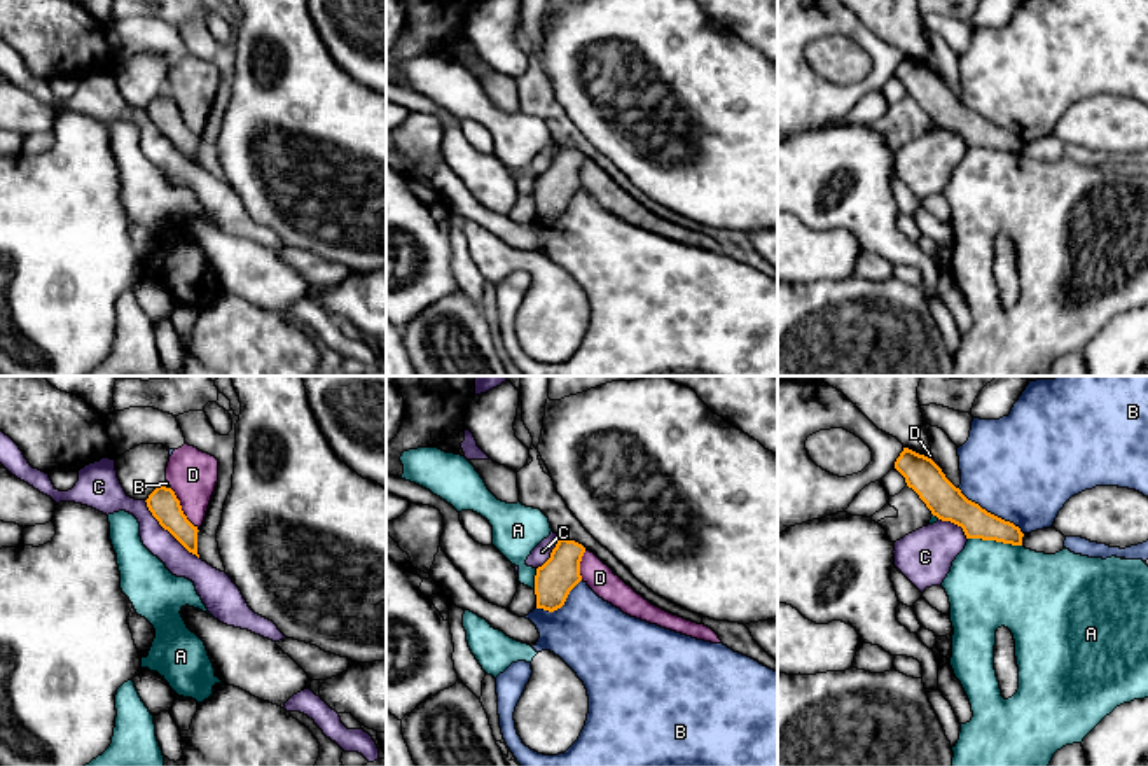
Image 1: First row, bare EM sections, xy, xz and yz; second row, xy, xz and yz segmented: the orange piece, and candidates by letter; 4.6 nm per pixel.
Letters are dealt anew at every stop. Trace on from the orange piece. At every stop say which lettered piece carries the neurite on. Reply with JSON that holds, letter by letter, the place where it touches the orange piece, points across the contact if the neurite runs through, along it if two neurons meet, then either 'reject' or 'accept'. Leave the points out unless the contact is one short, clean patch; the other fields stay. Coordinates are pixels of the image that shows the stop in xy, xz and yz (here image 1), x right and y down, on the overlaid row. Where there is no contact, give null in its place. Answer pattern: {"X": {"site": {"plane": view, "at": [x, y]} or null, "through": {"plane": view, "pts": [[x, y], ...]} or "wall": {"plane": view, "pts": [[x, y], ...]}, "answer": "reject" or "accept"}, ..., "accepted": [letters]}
{"A": {"site": {"plane": "yz", "at": [995, 539]}, "answer": "reject"}, "B": {"site": {"plane": "yz", "at": [989, 513]}, "answer": "reject"}, "C": {"site": {"plane": "xy", "at": [168, 530]}, "answer": "reject"}, "D": {"site": {"plane": "xy", "at": [180, 509]}, "answer": "accept"}, "accepted": ["D"]}

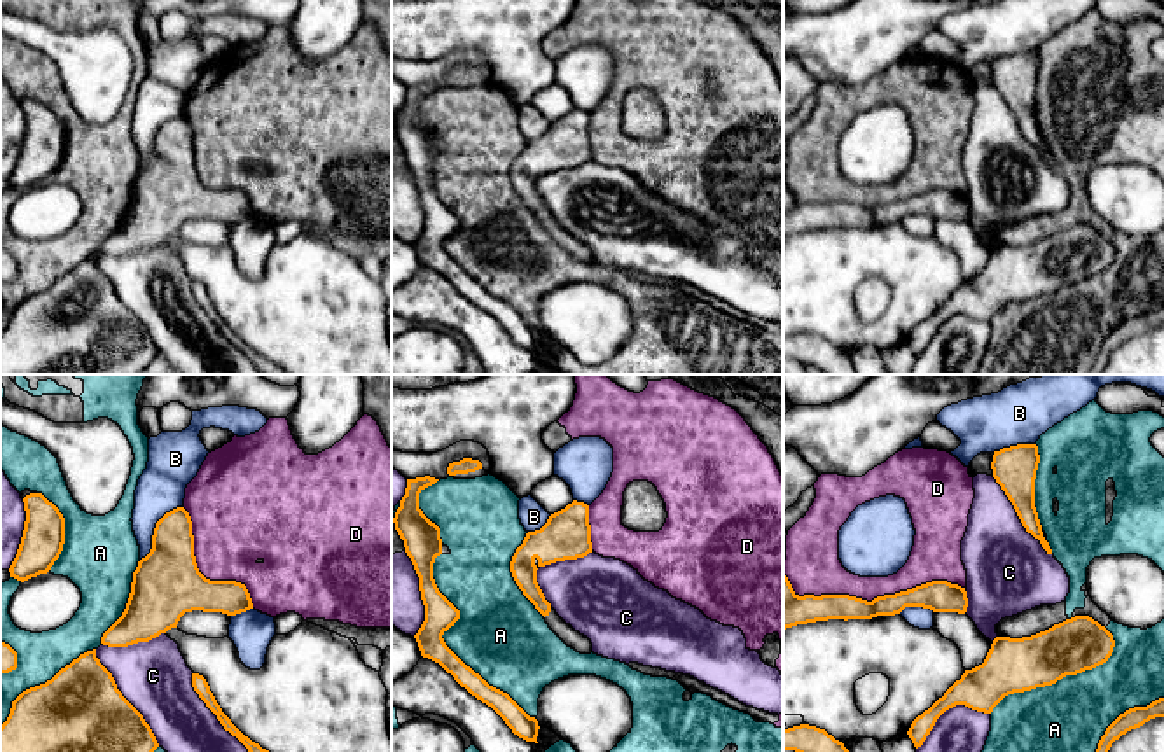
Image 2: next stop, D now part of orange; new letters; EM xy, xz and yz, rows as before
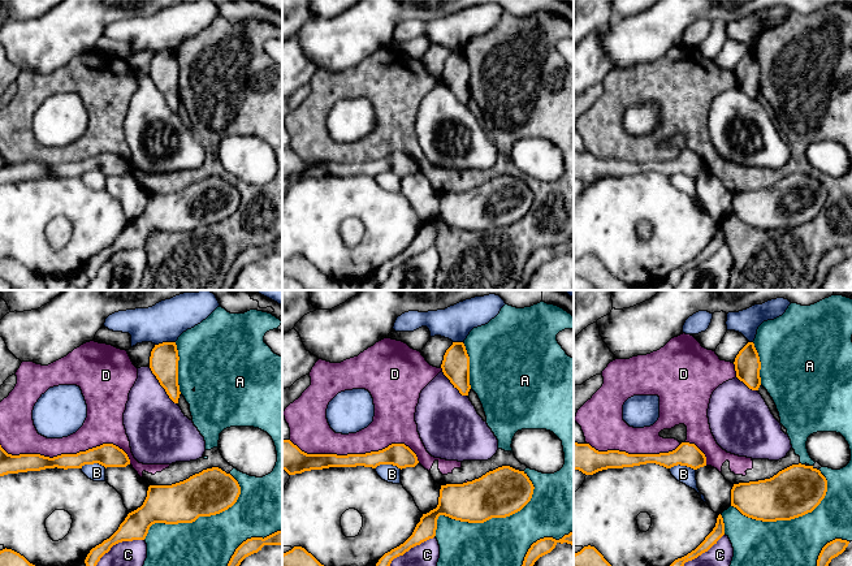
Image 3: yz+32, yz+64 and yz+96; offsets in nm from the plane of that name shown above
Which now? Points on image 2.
{"A": {"site": {"plane": "xz", "at": [444, 644]}, "answer": "reject"}, "B": {"site": {"plane": "xy", "at": [154, 529]}, "answer": "reject"}, "C": {"site": {"plane": "xy", "at": [124, 698]}, "answer": "reject"}, "D": {"site": {"plane": "yz", "at": [872, 600]}, "answer": "reject"}, "accepted": []}

